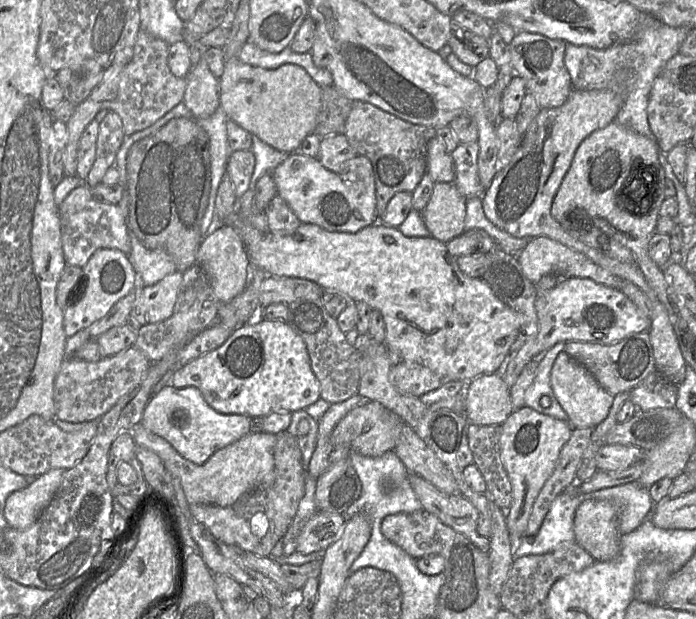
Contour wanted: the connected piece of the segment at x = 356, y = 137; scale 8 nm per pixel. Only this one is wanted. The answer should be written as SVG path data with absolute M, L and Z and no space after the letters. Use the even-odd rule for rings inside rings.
M353 101L343 134L358 156L365 156L371 161L376 213L381 218L396 193L412 193L426 174L428 143L436 136L436 129L404 121L370 103Z

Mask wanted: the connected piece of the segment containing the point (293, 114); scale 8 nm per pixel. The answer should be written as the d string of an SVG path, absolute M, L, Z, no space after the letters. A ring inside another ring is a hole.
M238 57L226 58L219 79L219 101L229 120L272 148L287 154L297 152L302 141L314 132L321 109L321 87L300 66L283 64L276 69L264 69L241 62Z

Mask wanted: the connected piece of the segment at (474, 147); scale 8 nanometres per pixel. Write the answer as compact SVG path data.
M478 141L459 143L455 150L450 153L455 168L454 184L466 199L482 197L486 189L478 177L478 154Z

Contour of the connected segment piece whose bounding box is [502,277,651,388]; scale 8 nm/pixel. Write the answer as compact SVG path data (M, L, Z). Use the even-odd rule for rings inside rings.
M564 278L552 289L537 291L534 305L539 330L535 338L527 341L509 362L502 376L509 388L529 361L540 358L558 342L580 340L610 345L630 334L647 331L651 326L651 318L645 316L620 289L605 286L590 278Z

